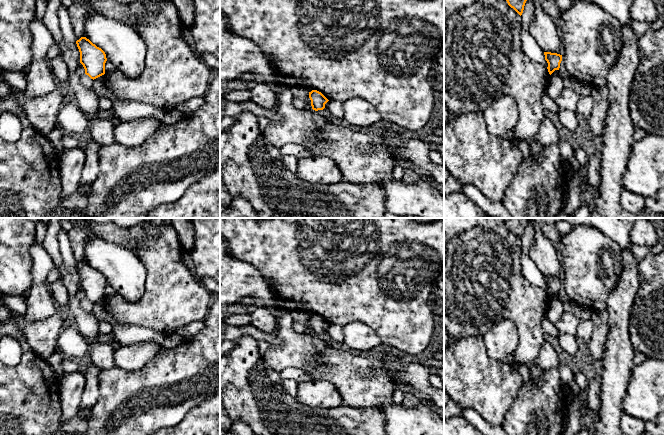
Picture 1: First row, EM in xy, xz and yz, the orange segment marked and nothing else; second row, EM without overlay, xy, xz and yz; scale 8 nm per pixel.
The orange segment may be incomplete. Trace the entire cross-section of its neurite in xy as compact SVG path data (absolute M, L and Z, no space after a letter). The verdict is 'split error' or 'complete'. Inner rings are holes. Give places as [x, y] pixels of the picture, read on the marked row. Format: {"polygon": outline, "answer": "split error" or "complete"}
{"polygon": "M81 37L76 41L76 44L80 52L80 63L85 69L85 74L93 80L104 75L107 61L105 52L86 37Z", "answer": "complete"}

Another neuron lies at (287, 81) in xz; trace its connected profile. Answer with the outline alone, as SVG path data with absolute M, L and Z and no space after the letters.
M277 74L277 77L278 77L278 82L280 84L283 84L285 86L288 86L288 87L293 87L293 86L296 86L296 85L300 85L299 81L294 79L294 78L290 78L290 77L283 77L281 76L280 74Z

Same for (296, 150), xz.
M287 144L280 149L282 156L294 156L297 159L312 156L313 153L300 144Z

